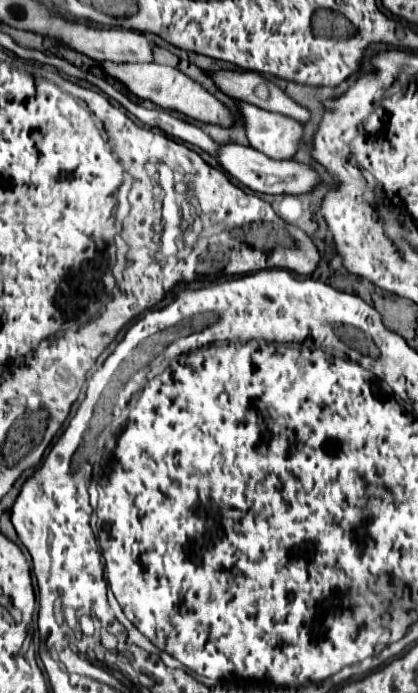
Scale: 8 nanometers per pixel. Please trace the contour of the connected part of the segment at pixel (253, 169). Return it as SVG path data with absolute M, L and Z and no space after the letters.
M220 144L214 158L232 178L242 182L250 190L262 194L304 194L314 188L314 182L318 178L314 170L310 170L304 164L298 164L294 160L270 160L258 150L240 144Z

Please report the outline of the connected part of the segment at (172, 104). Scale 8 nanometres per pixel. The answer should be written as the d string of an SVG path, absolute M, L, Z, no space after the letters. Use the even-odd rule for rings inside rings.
M102 62L102 68L114 76L116 80L120 80L132 94L136 94L138 98L146 98L150 102L154 102L156 106L162 106L166 110L176 110L182 112L190 118L196 118L200 122L208 122L208 124L220 124L220 126L232 126L232 112L220 104L212 94L208 94L200 84L196 84L194 80L190 80L186 74L182 74L180 70L172 68L172 66L160 66L156 62L152 64L112 64L112 62Z

